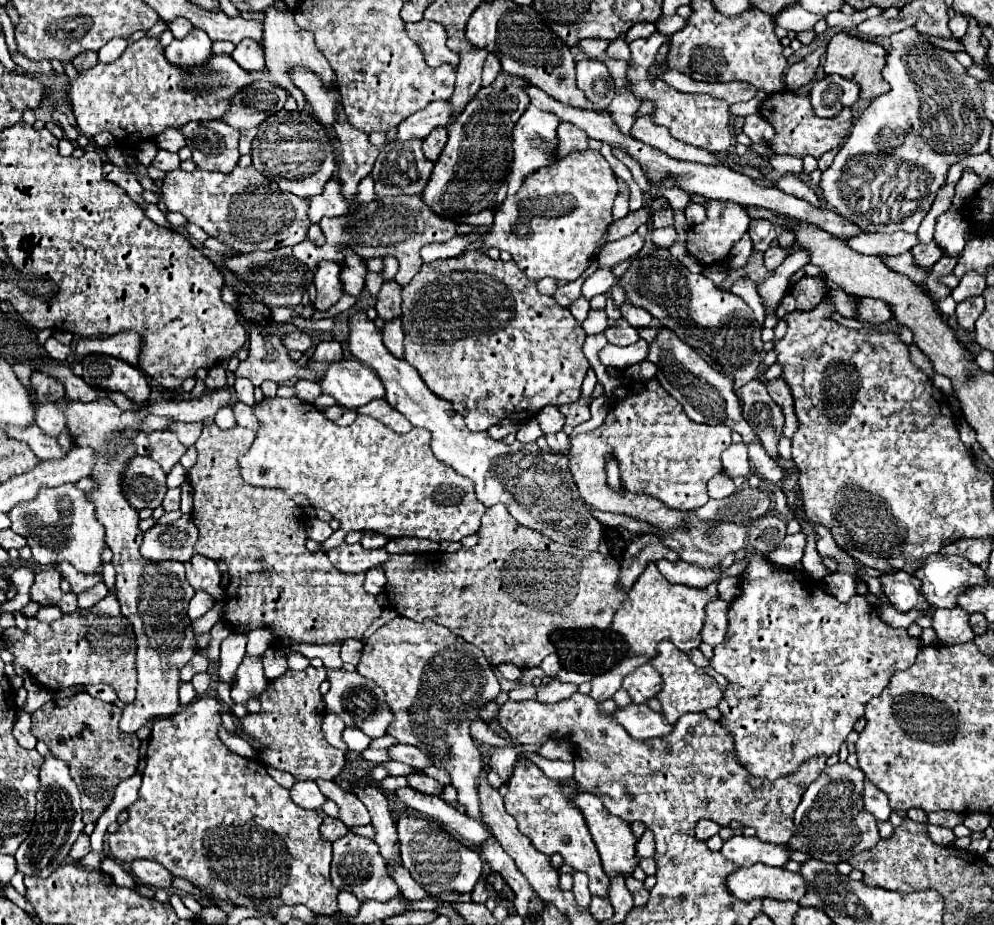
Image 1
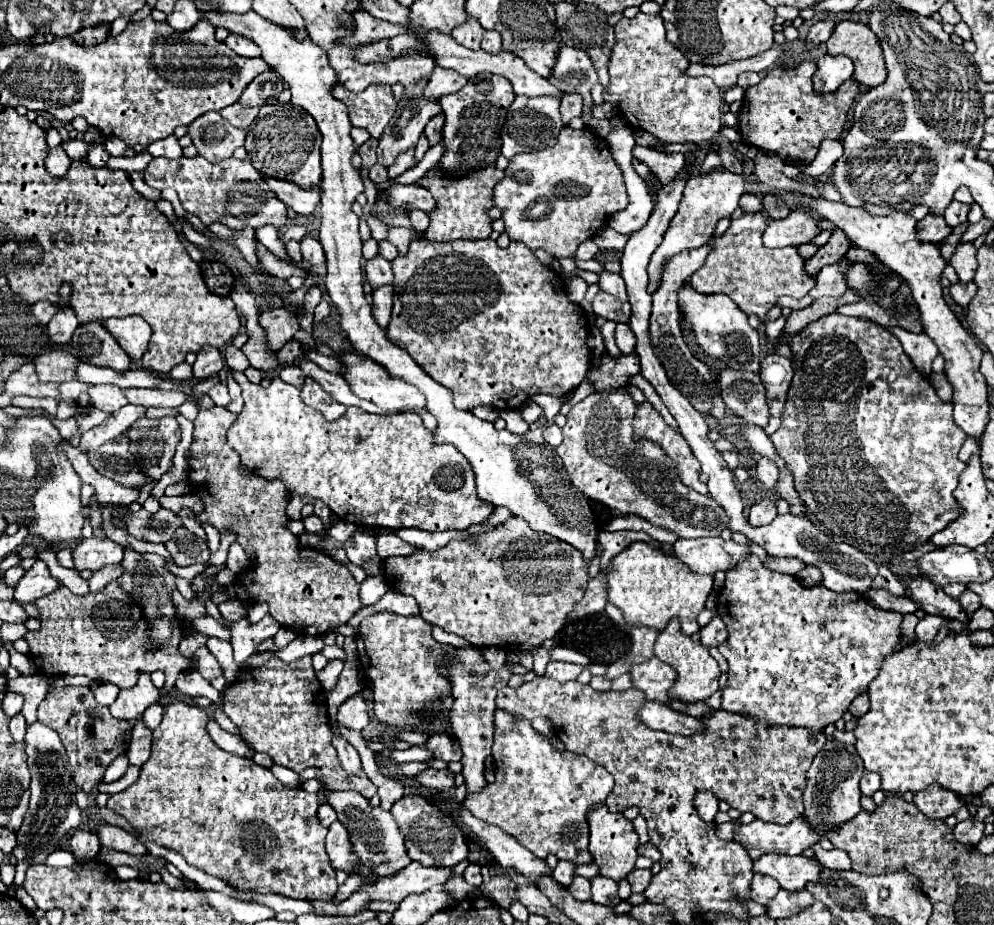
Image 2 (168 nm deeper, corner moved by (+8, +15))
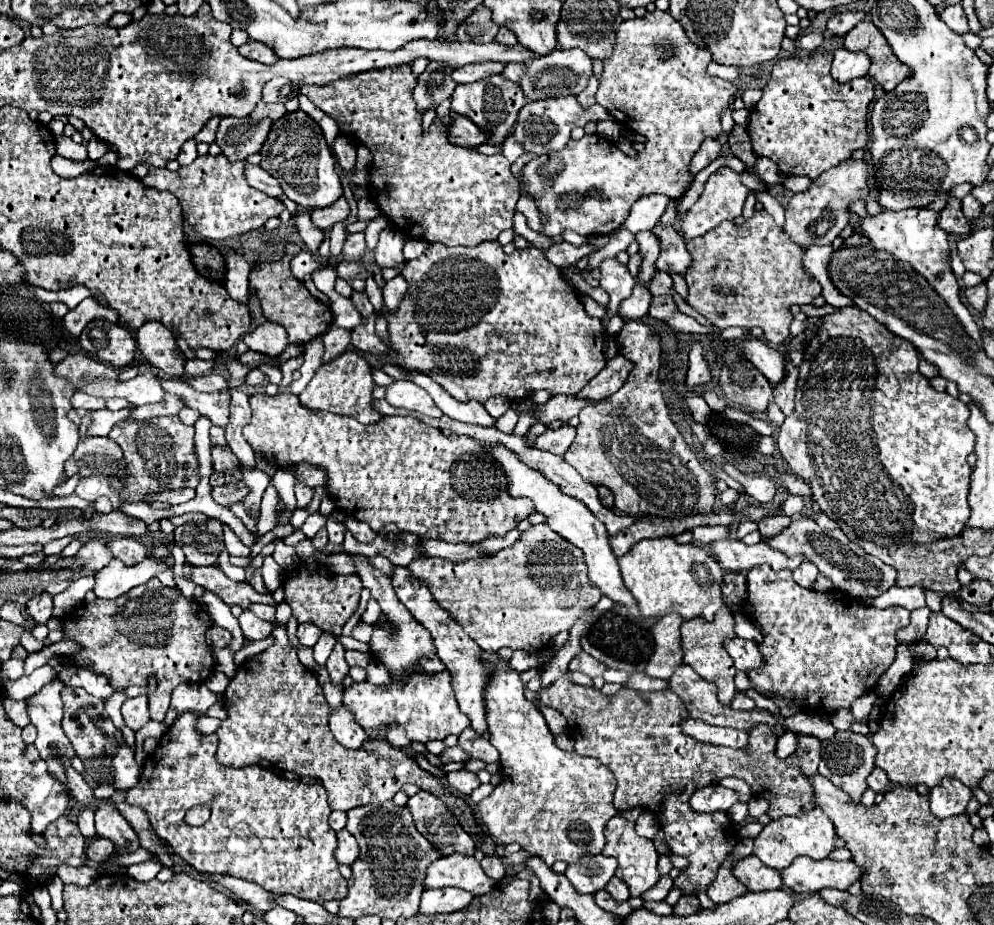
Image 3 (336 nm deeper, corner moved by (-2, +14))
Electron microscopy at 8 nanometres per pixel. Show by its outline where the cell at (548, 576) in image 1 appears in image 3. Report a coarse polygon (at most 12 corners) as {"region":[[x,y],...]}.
{"region":[[548,525],[408,569],[484,651],[538,653],[602,597]]}

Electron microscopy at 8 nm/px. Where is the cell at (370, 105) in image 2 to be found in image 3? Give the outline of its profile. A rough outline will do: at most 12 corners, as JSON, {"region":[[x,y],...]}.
{"region":[[412,65],[302,85],[370,149],[374,203],[448,247],[512,227],[504,155],[424,131]]}

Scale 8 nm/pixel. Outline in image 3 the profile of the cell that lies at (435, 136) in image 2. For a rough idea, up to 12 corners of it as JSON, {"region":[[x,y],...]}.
{"region":[[456,115],[450,141],[460,147],[486,143],[486,133],[468,117]]}

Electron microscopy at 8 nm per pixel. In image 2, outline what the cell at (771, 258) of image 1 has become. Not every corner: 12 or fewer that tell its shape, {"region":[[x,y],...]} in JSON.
{"region":[[794,210],[770,220],[764,246],[784,248],[812,242],[816,216]]}

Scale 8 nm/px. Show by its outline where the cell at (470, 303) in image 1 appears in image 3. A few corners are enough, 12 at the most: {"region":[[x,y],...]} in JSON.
{"region":[[536,247],[430,249],[350,345],[484,403],[580,393],[604,329]]}

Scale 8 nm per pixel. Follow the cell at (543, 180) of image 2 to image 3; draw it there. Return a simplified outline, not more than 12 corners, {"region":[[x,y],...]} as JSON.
{"region":[[656,9],[616,29],[600,135],[524,167],[546,237],[610,235],[684,197],[736,87]]}

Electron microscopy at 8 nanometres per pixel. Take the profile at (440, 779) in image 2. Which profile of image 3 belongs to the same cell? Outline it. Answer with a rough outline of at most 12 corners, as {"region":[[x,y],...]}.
{"region":[[464,769],[448,773],[446,779],[462,795],[480,785],[476,773]]}

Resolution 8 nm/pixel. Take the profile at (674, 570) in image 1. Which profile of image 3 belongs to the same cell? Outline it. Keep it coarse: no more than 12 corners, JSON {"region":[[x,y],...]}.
{"region":[[720,539],[712,555],[722,569],[744,573],[758,565],[794,571],[806,557],[786,557],[764,541]]}

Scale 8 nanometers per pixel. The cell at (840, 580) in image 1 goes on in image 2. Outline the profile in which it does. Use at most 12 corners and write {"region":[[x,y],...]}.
{"region":[[810,564],[798,574],[804,586],[816,586],[820,570]]}

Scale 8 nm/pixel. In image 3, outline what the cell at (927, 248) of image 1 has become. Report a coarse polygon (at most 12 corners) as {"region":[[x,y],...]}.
{"region":[[946,199],[938,225],[950,235],[968,235],[974,223],[962,201]]}

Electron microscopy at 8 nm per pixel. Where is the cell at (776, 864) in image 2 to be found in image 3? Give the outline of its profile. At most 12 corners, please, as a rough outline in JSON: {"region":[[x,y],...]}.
{"region":[[798,857],[782,873],[794,893],[848,889],[864,869],[854,861]]}

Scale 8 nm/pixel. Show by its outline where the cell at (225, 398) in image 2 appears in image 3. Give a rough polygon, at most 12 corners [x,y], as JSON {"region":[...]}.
{"region":[[202,375],[202,377],[184,377],[194,389],[212,393],[228,389],[226,379],[220,375]]}

